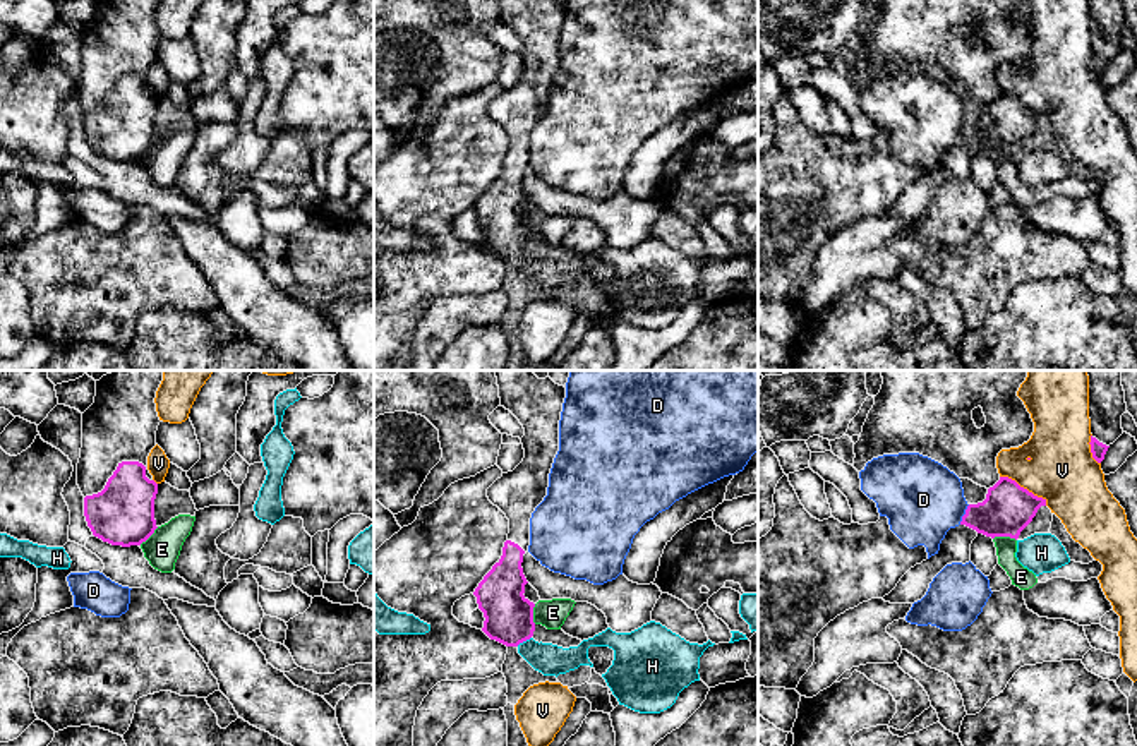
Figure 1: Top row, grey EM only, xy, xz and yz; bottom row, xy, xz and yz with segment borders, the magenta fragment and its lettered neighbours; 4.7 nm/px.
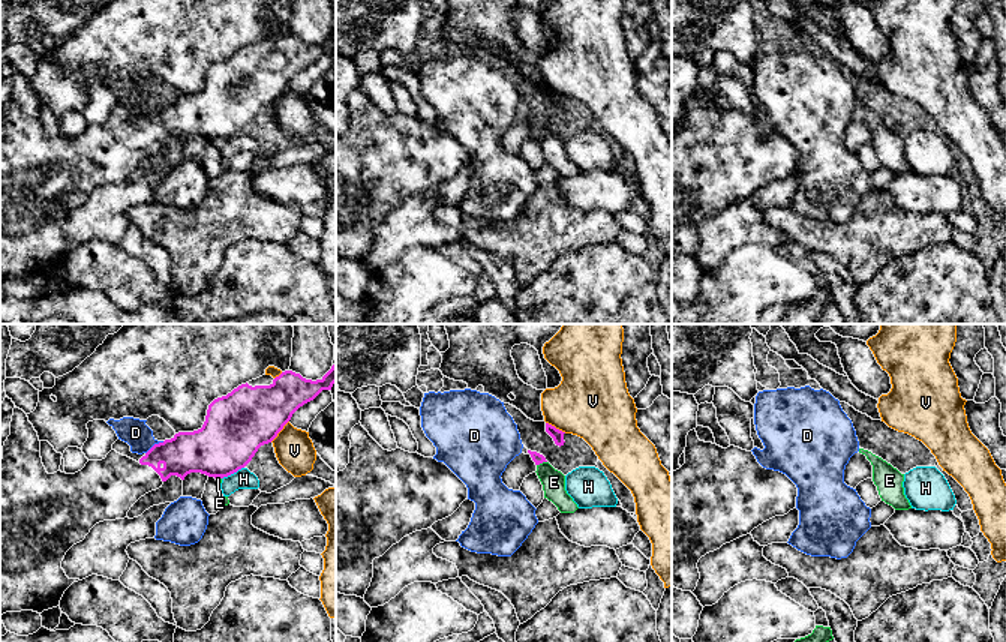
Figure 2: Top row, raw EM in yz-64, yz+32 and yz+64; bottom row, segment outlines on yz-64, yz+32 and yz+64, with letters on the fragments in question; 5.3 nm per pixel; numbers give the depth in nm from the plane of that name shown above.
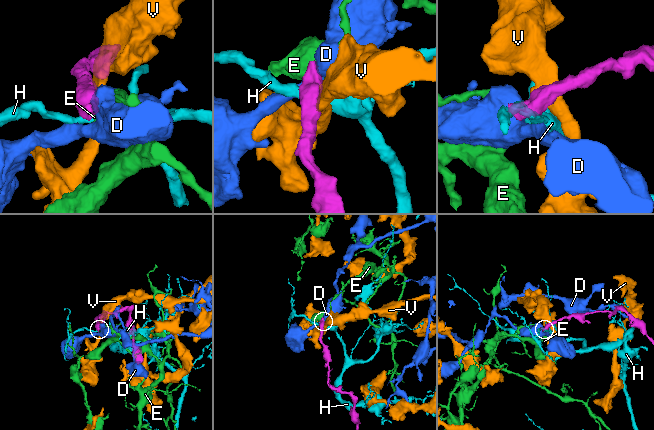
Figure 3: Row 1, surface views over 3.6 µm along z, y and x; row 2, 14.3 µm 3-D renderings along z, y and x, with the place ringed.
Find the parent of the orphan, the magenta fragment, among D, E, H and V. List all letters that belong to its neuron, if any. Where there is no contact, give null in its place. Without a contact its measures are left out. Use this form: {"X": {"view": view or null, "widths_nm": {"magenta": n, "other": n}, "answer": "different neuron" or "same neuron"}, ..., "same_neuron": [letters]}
{"D": {"view": "yz", "widths_nm": {"magenta": 240, "other": 380}, "answer": "different neuron"}, "E": {"view": "yz", "widths_nm": {"magenta": 240, "other": 100}, "answer": "different neuron"}, "H": {"view": "xz", "widths_nm": {"magenta": 220, "other": 150}, "answer": "different neuron"}, "V": {"view": "yz", "widths_nm": {"magenta": 240, "other": 320}, "answer": "different neuron"}, "same_neuron": []}

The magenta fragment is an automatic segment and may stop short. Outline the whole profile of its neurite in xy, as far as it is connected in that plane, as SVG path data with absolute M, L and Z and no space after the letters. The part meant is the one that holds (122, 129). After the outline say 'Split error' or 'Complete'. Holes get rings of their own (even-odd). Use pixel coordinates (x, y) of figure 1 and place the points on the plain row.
M139 77L118 79L105 105L98 110L84 113L84 132L93 151L111 161L141 161L156 142L154 115L158 99L146 93L146 82Z. Complete

